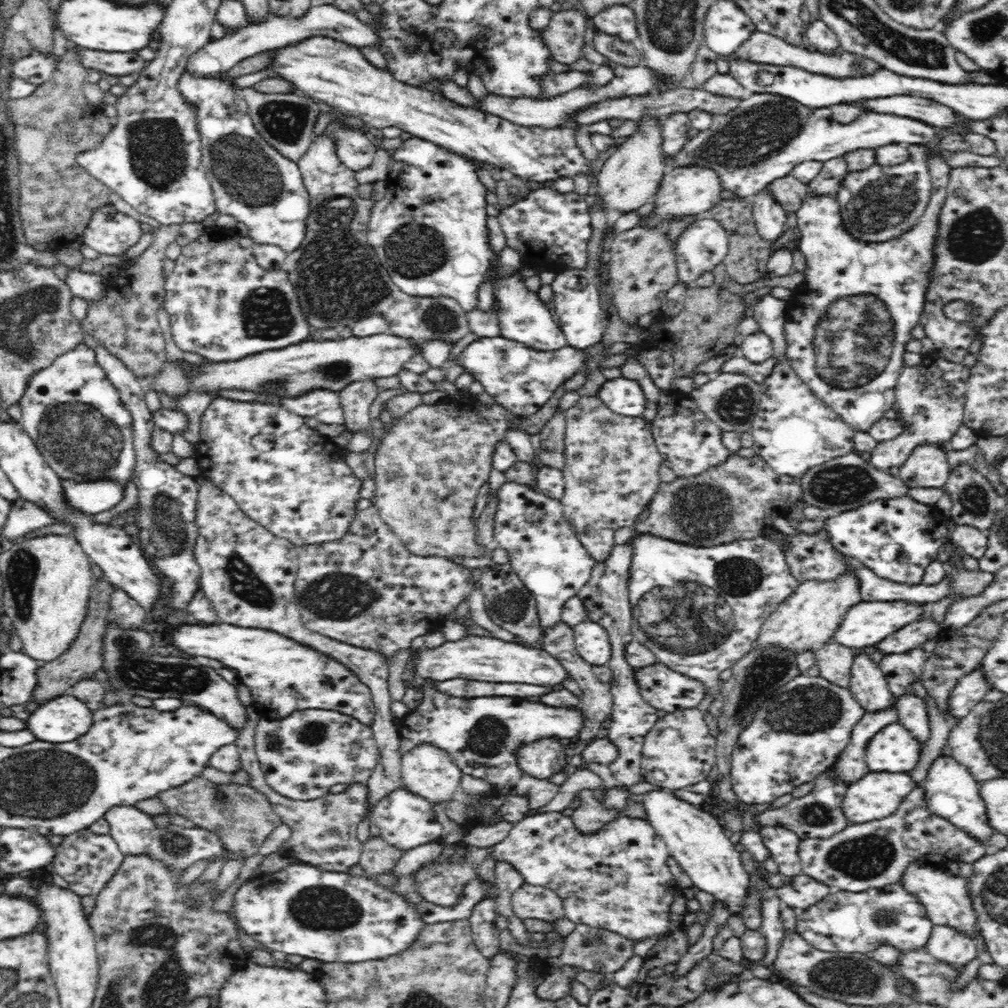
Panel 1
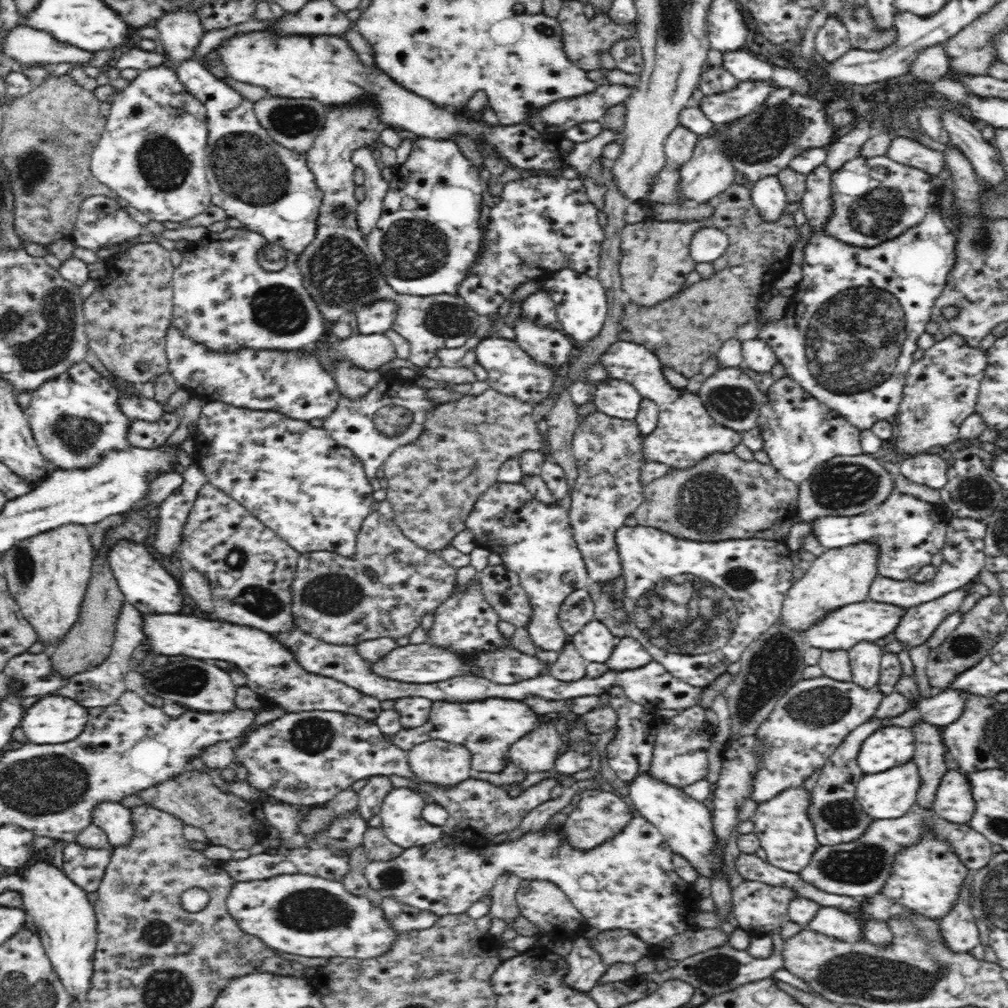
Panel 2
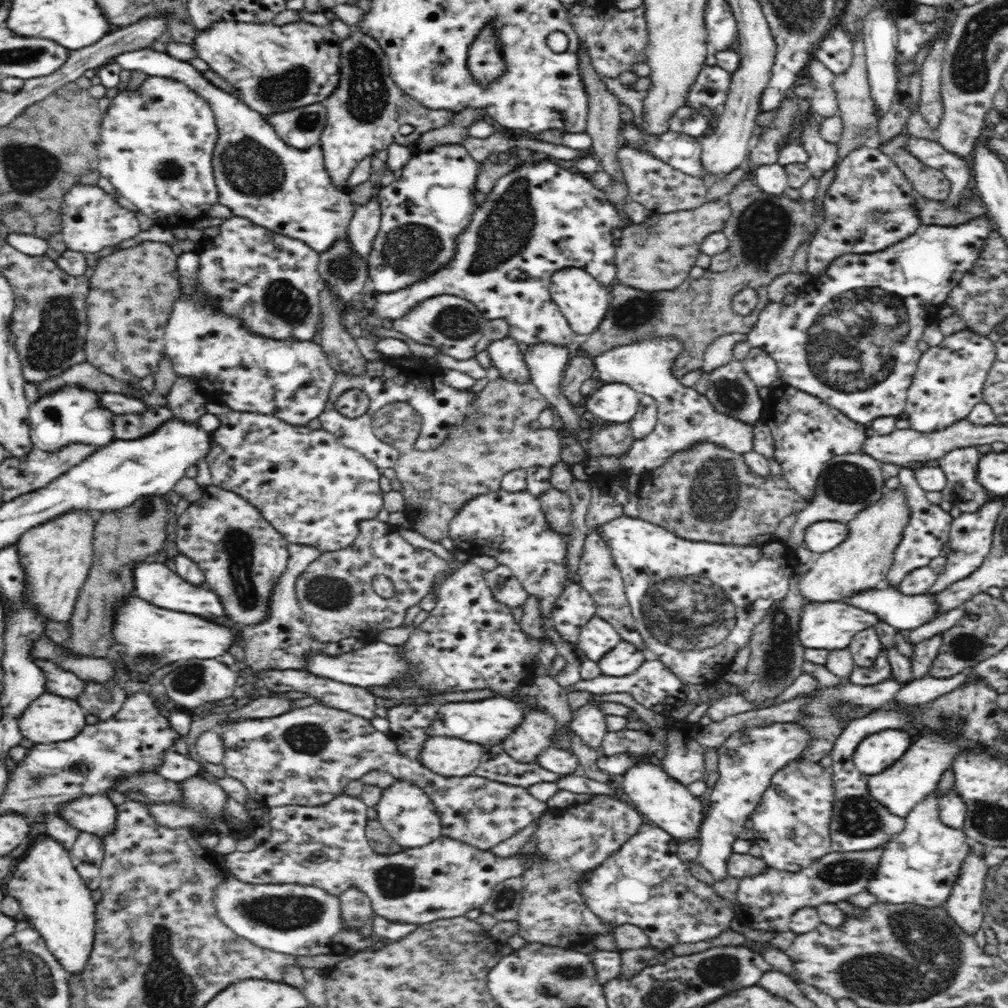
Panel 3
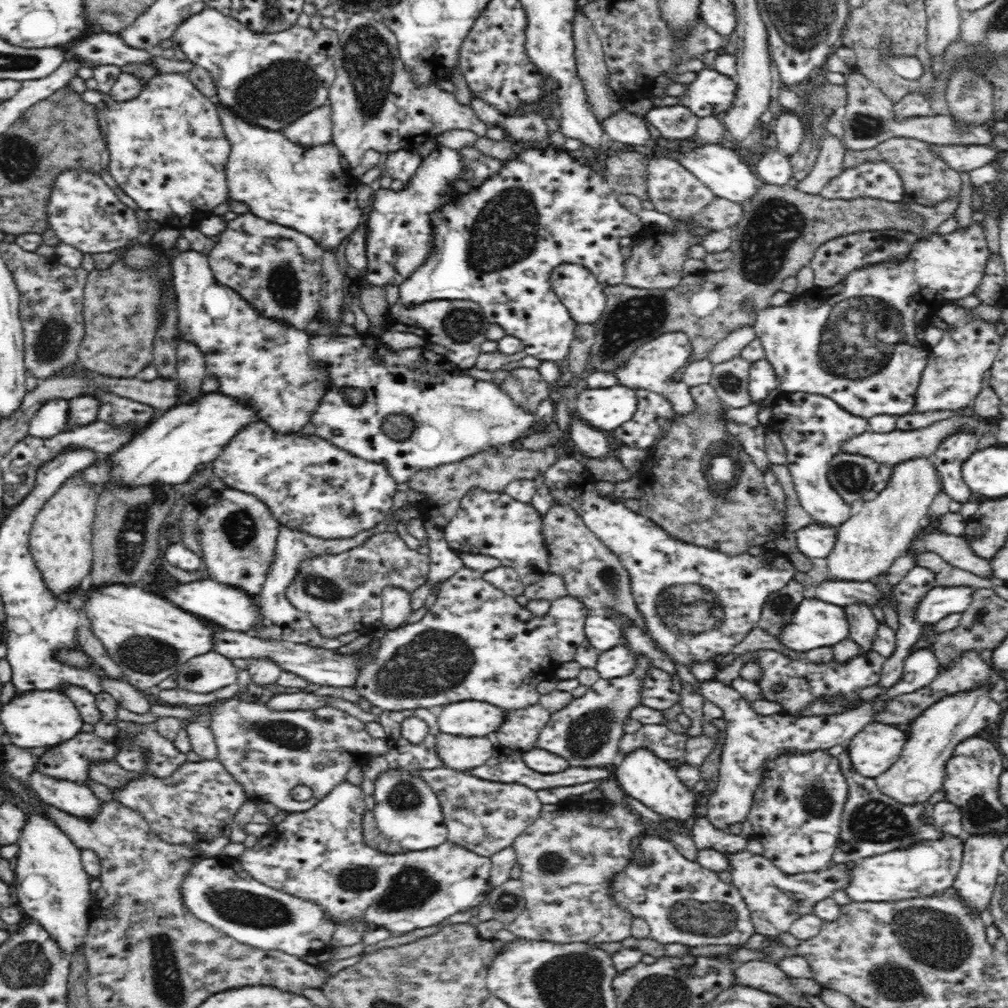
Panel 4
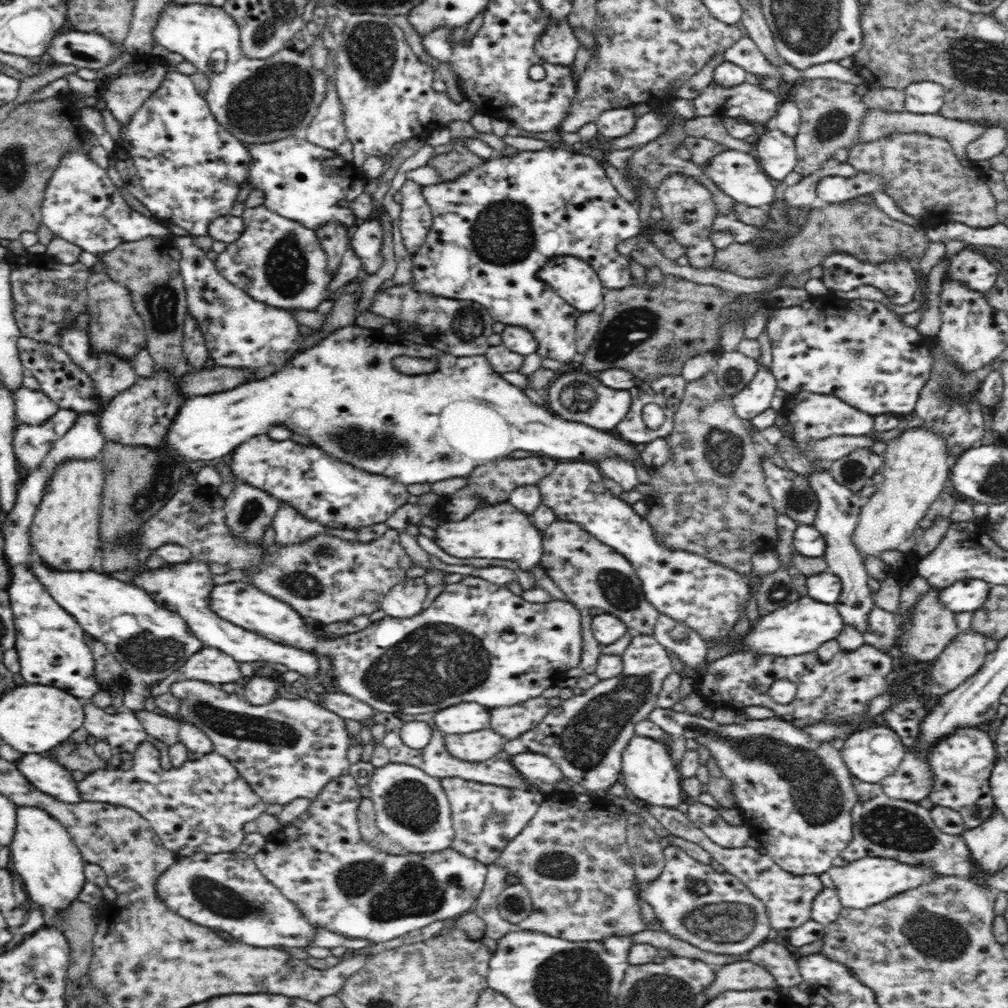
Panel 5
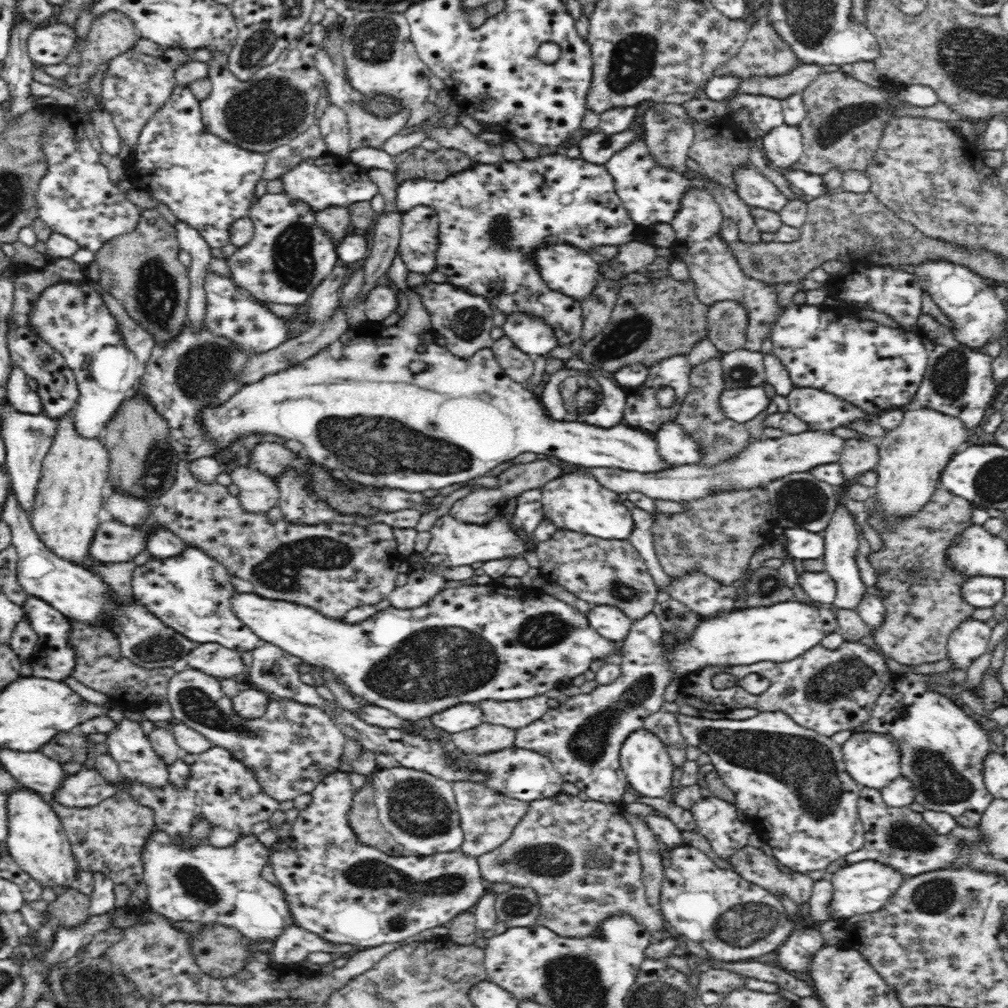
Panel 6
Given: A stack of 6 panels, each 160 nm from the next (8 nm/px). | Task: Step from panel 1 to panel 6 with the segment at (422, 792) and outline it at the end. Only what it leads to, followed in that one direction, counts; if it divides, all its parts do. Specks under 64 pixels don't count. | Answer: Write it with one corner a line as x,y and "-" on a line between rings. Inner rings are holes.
482,724
478,728
450,735
455,748
466,754
498,752
504,748
512,748
514,742
514,730
494,724

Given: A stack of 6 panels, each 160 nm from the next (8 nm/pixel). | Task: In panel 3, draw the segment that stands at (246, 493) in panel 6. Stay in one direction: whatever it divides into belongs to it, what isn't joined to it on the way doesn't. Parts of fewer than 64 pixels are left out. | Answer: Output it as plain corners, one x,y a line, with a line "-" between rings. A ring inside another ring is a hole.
207,485
204,498
178,517
176,546
202,570
205,584
224,604
229,624
258,624
268,618
272,588
286,571
289,542
244,497

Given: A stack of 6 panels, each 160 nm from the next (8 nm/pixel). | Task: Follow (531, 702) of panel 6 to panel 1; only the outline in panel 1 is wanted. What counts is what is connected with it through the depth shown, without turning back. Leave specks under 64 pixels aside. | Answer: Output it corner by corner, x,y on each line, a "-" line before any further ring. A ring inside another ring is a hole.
556,738
536,740
516,750
520,772
533,778
546,780
561,772
566,765
565,742

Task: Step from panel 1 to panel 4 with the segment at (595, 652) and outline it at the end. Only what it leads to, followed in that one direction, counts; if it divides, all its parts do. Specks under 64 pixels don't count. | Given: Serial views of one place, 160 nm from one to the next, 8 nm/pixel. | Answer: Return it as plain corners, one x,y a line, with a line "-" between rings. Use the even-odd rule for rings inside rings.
602,613
586,618
585,638
600,653
620,645
623,640
618,621

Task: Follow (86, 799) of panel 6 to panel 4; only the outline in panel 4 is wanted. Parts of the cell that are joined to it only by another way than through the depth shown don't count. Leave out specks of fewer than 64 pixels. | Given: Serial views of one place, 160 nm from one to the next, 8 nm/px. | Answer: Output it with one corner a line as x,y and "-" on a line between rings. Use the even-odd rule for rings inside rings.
201,759
198,762
186,761
174,775
167,778
158,779
148,773
136,773
133,782
130,782
126,787
113,789
113,792
115,801
140,813
149,822
151,830
162,841
177,846
195,845
207,857
220,855
221,850
230,843
230,825
233,817
242,805
250,800
242,785
228,773
220,761
206,759

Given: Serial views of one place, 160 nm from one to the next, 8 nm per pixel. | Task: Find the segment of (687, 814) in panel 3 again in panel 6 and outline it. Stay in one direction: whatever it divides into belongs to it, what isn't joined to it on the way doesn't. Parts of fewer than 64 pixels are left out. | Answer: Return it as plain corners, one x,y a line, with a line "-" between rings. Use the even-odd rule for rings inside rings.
645,728
632,732
622,744
619,761
635,794
641,797
669,799
674,767
666,745
658,736

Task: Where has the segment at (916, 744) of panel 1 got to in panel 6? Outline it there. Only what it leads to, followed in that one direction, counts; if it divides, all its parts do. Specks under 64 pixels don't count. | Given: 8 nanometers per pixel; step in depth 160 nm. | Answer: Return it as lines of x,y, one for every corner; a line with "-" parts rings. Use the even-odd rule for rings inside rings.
852,732
841,746
844,765
850,777
860,786
882,790
901,774
900,745
896,739
872,732

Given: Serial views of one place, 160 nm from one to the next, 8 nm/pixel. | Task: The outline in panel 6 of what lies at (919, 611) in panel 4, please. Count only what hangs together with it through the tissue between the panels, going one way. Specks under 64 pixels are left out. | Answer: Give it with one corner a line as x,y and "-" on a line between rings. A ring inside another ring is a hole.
994,576
968,577
960,589
963,599
974,608
993,608
1004,596
1004,579

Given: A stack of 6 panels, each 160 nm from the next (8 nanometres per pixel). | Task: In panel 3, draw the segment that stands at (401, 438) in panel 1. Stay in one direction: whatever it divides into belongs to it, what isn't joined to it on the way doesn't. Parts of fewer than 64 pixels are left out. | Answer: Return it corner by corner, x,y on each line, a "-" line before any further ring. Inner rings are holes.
500,377
490,381
482,391
477,393
475,399
471,402
471,409
467,412
464,420
462,420
462,424
456,425
456,430
452,432
452,436
450,436
448,440
445,440
441,447
430,451
420,451
418,449
406,450
406,452
399,454
400,460
396,462
396,466
393,466
393,468
396,471
398,482
402,484
401,493
405,500
405,513
411,522
413,530
418,532
418,534
422,534
422,536
425,536
428,540
432,540
432,542
440,542
442,538
449,536
449,526
452,518
456,516
456,512
458,512
458,510
460,510
460,508
462,508
468,500
472,500
472,498
476,498
476,496
483,495
484,493
494,492
495,490
500,489
503,476
507,475
511,470
516,470
517,468
527,469
531,466
550,468
556,465
557,462
560,462
562,460
562,450
566,444
565,436
561,430
559,428
538,428
538,430
530,428
530,423
536,421
540,412
542,412
544,408
548,407
550,407
550,403
547,401
545,396
540,394
540,391
536,388
536,386
534,386
534,383
532,383
531,380
526,380
526,382
516,382
515,380
504,380

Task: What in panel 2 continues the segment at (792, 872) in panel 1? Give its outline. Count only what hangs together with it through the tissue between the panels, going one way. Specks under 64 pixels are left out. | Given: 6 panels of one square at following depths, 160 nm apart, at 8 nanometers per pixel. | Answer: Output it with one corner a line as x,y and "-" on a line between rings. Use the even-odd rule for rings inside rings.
787,788
768,803
756,804
756,812
751,820
754,824
753,834
764,848
767,862
782,870
799,873
814,856
815,850
821,845
816,839
816,829
808,818
812,792
806,788

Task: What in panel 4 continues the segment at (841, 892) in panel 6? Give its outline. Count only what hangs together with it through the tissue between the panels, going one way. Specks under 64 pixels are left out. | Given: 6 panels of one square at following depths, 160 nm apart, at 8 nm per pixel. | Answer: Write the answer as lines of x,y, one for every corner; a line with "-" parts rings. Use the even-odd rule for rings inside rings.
944,836
944,840
924,840
905,849
861,859
850,868
850,881
844,888
856,903
897,902
932,896
953,886
961,866
964,837

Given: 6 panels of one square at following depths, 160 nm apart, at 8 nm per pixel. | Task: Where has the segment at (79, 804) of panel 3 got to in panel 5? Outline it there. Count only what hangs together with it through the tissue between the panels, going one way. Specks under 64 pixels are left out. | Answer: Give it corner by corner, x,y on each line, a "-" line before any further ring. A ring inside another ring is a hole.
45,754
22,756
16,766
40,792
67,804
83,802
72,770
57,764

